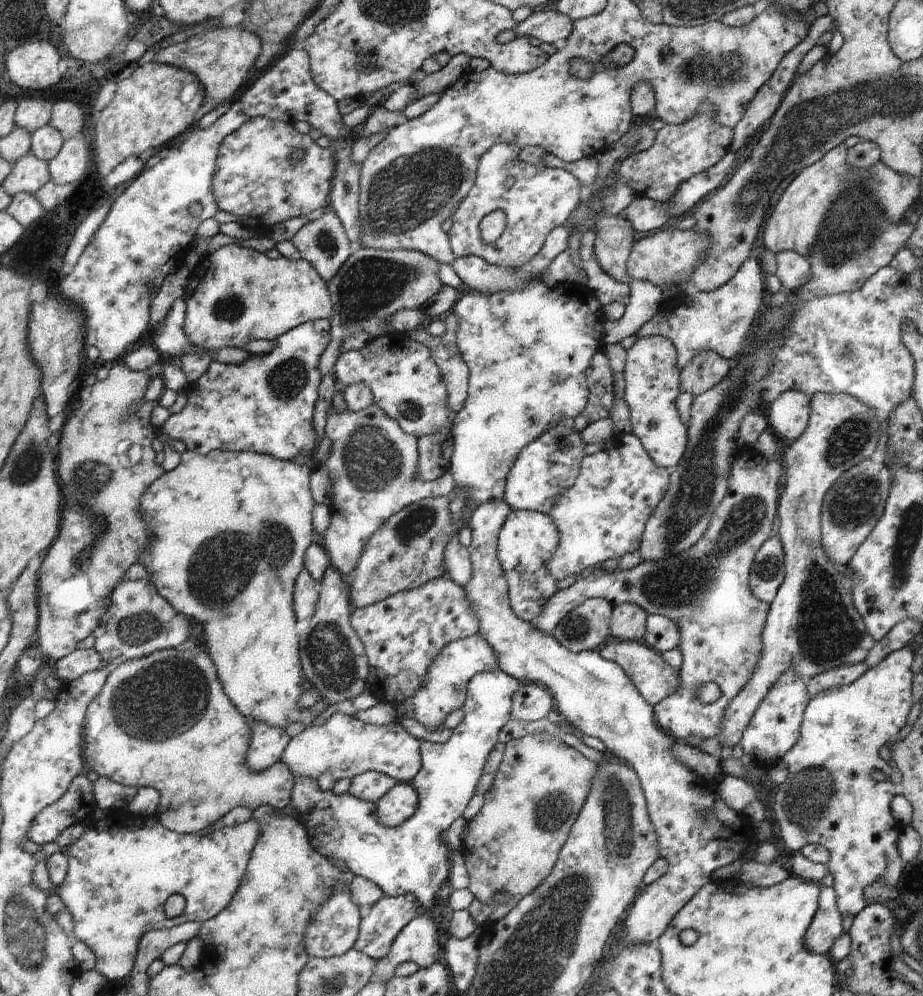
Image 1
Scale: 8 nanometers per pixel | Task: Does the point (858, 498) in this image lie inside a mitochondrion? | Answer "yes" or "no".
yes

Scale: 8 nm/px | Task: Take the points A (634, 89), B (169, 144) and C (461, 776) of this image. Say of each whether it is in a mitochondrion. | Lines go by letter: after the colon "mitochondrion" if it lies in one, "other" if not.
A: other
B: other
C: other

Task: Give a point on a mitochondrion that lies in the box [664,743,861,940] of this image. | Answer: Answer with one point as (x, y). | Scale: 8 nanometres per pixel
(803, 801)

